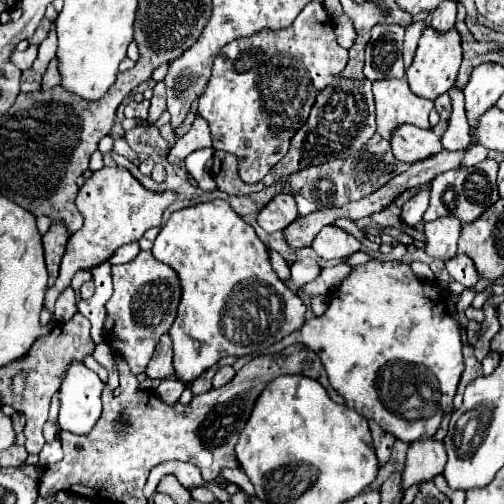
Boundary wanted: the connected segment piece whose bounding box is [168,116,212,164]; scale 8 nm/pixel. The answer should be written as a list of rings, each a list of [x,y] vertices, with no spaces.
[[[196,116],[192,128],[190,128],[184,136],[176,138],[174,148],[172,148],[172,152],[168,154],[168,160],[170,160],[172,164],[174,164],[174,162],[180,162],[180,160],[184,160],[190,152],[194,152],[194,150],[198,150],[198,148],[208,148],[208,146],[212,146],[210,128],[208,128],[208,124],[206,124],[204,120],[200,120],[200,116]]]

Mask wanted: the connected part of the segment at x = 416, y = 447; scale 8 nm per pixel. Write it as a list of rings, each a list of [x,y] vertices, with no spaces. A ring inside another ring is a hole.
[[[434,436],[416,440],[414,444],[410,444],[408,450],[406,470],[402,476],[402,490],[410,488],[420,480],[434,478],[444,470],[444,464],[446,464],[446,450],[440,440],[436,440]]]

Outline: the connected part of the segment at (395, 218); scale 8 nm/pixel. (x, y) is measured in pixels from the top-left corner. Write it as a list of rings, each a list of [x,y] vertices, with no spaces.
[[[414,188],[414,190],[406,190],[406,192],[402,192],[402,194],[398,196],[398,200],[394,200],[394,204],[390,204],[388,208],[384,208],[382,212],[372,214],[370,218],[372,218],[378,226],[394,226],[394,228],[402,228],[402,230],[406,230],[410,236],[414,236],[414,238],[422,238],[416,230],[412,230],[412,228],[404,228],[402,222],[400,222],[400,208],[402,208],[402,204],[404,204],[410,196],[414,196],[418,190],[420,190],[420,188]]]

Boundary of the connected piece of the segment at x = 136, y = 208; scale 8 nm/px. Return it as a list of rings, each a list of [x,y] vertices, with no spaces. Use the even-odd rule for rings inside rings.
[[[114,166],[114,168],[102,168],[102,170],[94,172],[84,182],[84,186],[80,188],[80,192],[76,196],[76,206],[84,216],[84,226],[70,236],[66,254],[60,264],[60,274],[58,274],[54,286],[50,286],[46,290],[44,306],[52,314],[52,320],[54,320],[54,304],[58,300],[58,296],[70,286],[70,282],[78,270],[90,270],[90,268],[106,262],[122,244],[138,242],[148,228],[162,224],[164,210],[176,200],[178,200],[178,192],[174,192],[174,190],[152,192],[152,190],[144,188],[126,168]]]

